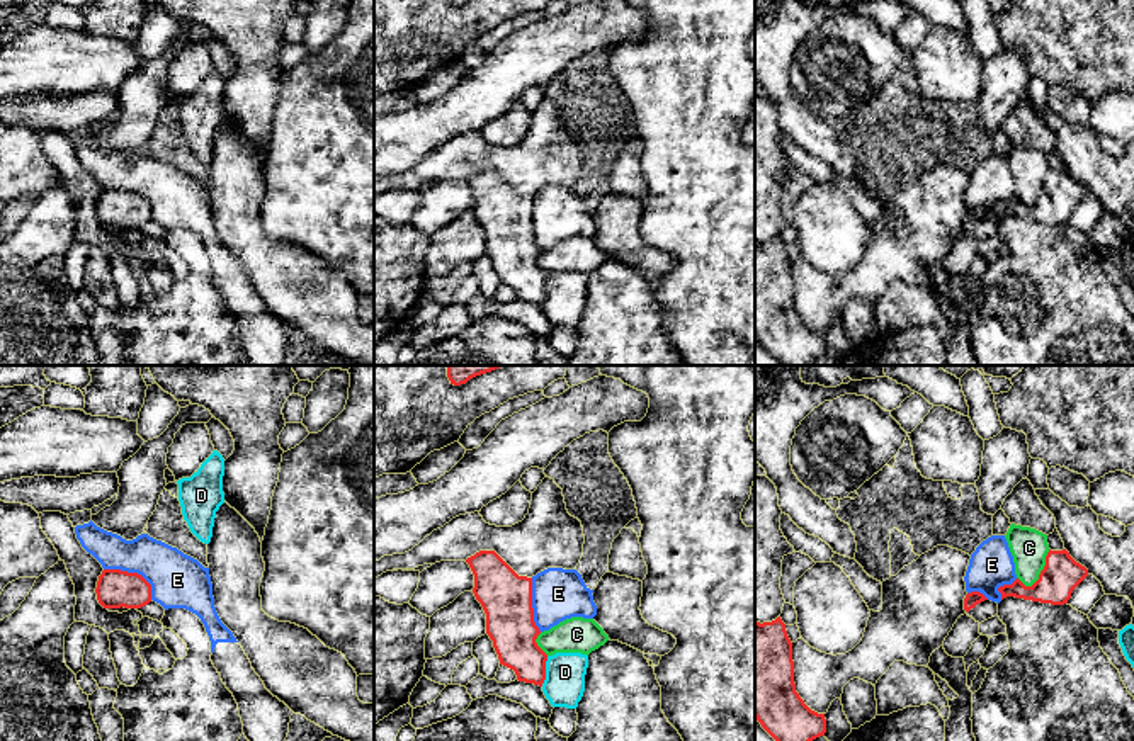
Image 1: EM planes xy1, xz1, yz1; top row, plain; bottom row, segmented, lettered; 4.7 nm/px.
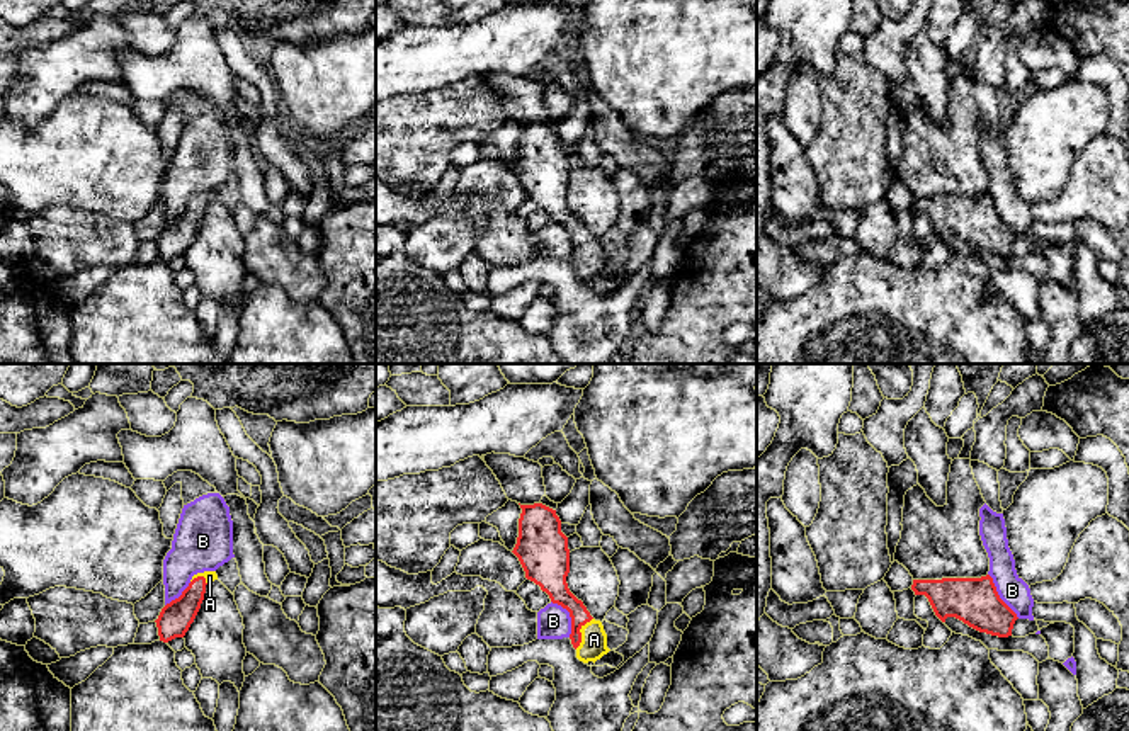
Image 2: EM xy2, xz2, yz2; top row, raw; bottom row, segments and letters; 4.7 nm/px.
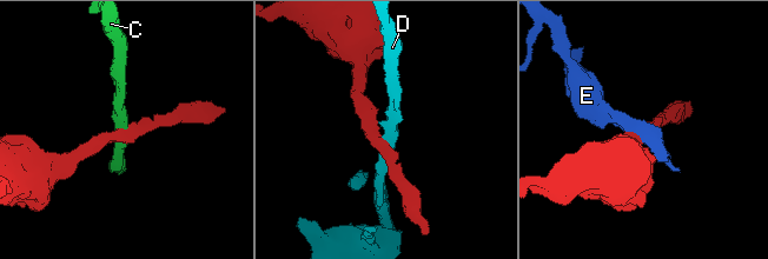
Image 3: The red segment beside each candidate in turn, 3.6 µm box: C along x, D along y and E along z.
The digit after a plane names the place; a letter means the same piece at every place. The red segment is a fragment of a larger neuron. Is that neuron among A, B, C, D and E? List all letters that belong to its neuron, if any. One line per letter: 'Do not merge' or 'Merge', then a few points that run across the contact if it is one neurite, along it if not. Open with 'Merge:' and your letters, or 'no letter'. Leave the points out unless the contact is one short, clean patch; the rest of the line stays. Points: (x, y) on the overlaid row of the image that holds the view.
Merge: A
A: Merge. Line: xz2 (556, 587), (577, 609), (580, 633), (594, 640)
B: Do not merge. Line: yz2 (988, 573), (998, 597), (1019, 617)
C: Do not merge. Line: yz1 (1049, 549), (1039, 576), (1026, 587)
D: Do not merge. Line: xz1 (548, 656), (541, 685)
E: Do not merge. Line: xy1 (104, 568), (136, 571), (150, 585), (152, 599)

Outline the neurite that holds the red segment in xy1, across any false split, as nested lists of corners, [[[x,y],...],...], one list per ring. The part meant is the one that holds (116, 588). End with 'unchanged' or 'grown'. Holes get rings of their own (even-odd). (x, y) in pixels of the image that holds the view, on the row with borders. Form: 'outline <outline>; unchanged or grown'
outline [[[104,569],[95,593],[104,608],[141,608],[151,602],[151,585],[141,574],[121,569]]]; unchanged

